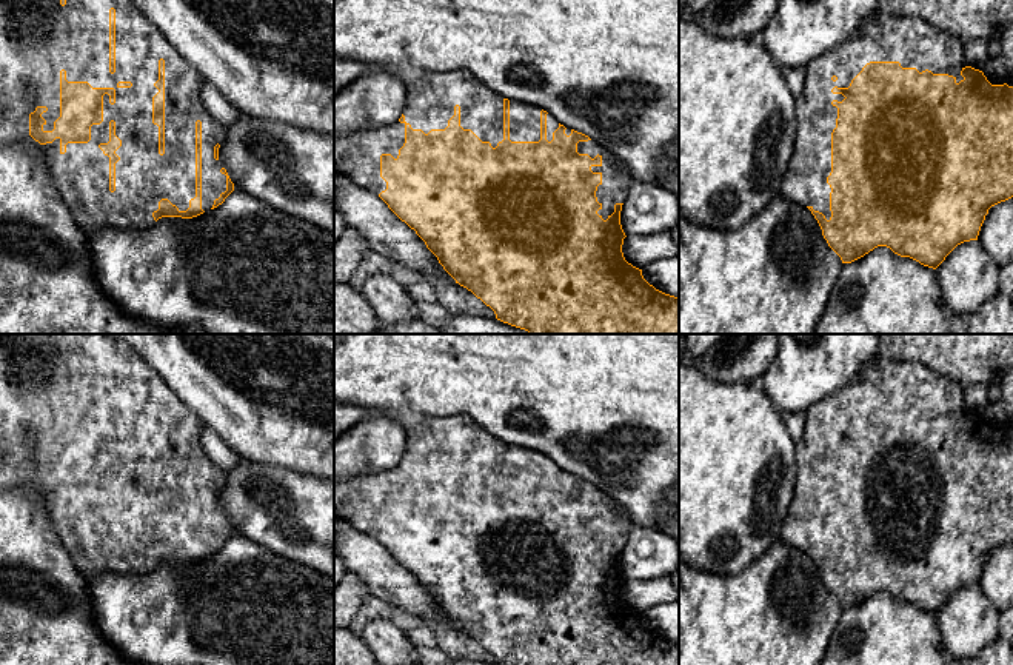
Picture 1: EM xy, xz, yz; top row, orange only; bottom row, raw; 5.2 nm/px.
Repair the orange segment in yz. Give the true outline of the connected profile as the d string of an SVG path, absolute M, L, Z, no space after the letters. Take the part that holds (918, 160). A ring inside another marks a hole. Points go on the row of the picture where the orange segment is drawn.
M878 8L861 23L856 35L805 66L804 91L796 99L796 115L794 154L782 182L782 197L811 211L824 239L842 263L851 263L878 246L887 246L901 257L936 269L958 245L978 240L991 206L1013 197L1013 86L991 85L982 71L967 65L962 42L922 18L899 17Z

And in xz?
M466 69L433 71L408 83L403 114L396 123L334 135L334 165L357 186L377 194L402 222L416 231L456 283L490 306L496 319L503 323L530 334L679 334L679 297L650 285L642 269L628 263L622 252L627 236L620 225L620 211L631 183L627 165L588 135L560 125L547 111L503 99Z

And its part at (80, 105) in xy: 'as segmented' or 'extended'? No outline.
extended

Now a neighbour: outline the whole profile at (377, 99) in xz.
M389 72L366 74L334 95L334 135L389 126L403 114L406 83Z

